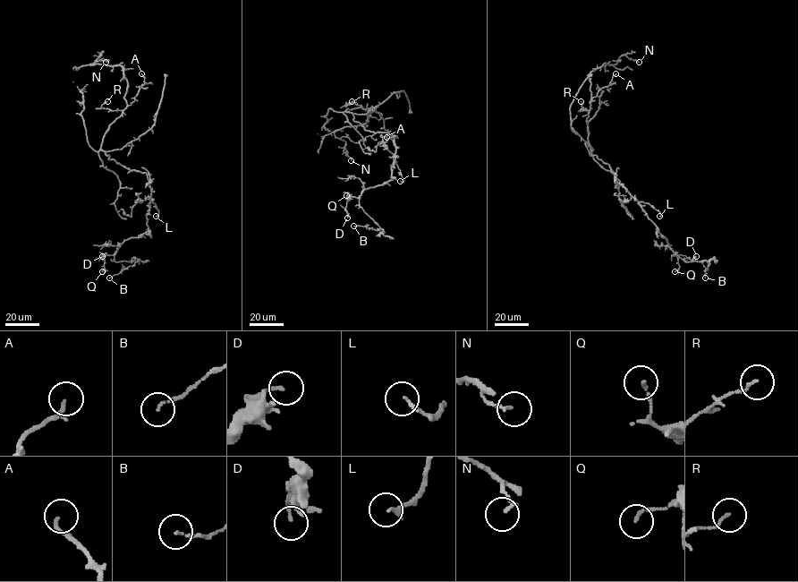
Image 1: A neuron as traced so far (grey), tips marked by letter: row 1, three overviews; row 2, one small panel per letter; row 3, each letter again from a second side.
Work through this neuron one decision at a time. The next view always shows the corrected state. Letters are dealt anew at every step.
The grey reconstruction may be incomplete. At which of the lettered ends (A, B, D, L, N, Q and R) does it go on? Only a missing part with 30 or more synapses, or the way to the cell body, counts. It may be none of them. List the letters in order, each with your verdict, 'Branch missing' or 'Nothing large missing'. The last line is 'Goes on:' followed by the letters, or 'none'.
A: Nothing large missing
B: Nothing large missing
D: Nothing large missing
L: Nothing large missing
N: Nothing large missing
Q: Nothing large missing
R: Nothing large missing
Goes on: none

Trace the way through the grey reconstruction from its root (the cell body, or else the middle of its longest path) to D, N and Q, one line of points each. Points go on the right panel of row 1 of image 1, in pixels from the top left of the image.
D: (610, 167), (615, 180), (639, 202), (675, 255), (691, 260), (696, 256)
N: (610, 167), (591, 155), (588, 140), (589, 75), (603, 65), (615, 64), (622, 55), (639, 62)
Q: (610, 167), (615, 180), (639, 202), (676, 255), (679, 268), (674, 271)

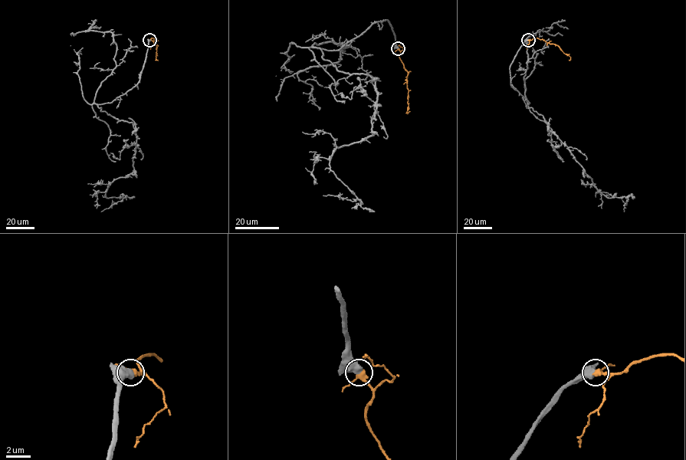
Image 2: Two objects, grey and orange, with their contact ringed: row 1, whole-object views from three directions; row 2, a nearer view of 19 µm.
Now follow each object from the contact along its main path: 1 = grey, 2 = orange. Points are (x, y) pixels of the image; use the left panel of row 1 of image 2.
1: (150, 40), (139, 81), (98, 105), (131, 122), (136, 138), (134, 170), (105, 194), (123, 198), (101, 211)
2: (150, 40), (152, 38), (156, 40), (158, 60)

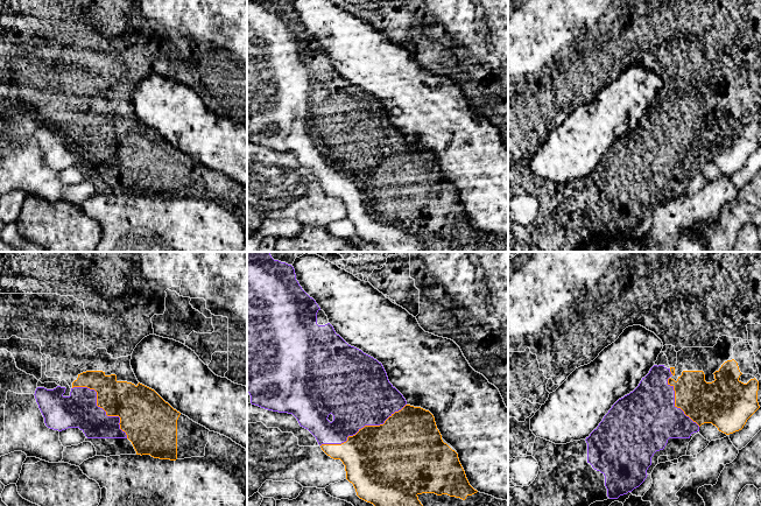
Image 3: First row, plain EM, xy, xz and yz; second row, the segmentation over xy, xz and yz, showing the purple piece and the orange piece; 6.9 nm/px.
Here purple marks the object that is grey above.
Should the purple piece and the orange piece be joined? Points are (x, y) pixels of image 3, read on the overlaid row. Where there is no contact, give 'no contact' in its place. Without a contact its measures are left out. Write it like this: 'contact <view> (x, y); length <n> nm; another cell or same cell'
contact xz (363, 427); length 650 nm; same cell

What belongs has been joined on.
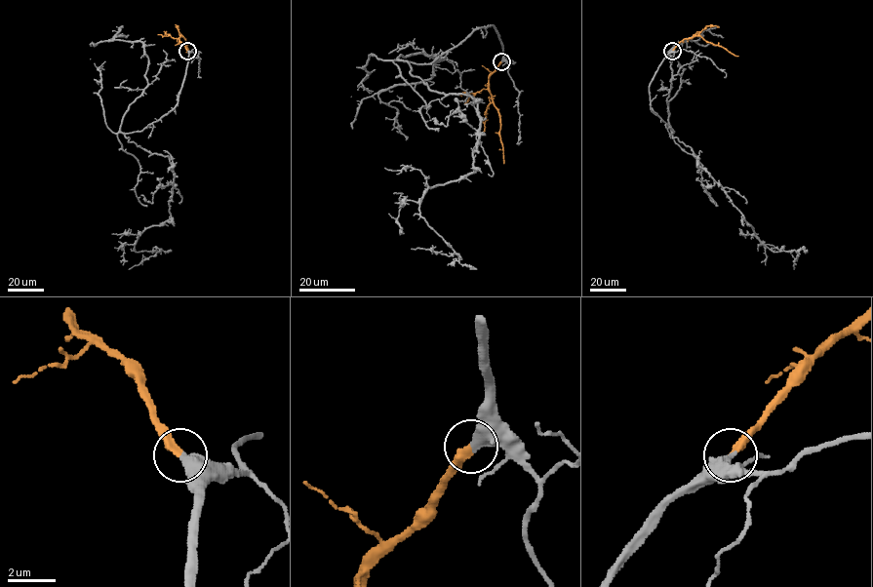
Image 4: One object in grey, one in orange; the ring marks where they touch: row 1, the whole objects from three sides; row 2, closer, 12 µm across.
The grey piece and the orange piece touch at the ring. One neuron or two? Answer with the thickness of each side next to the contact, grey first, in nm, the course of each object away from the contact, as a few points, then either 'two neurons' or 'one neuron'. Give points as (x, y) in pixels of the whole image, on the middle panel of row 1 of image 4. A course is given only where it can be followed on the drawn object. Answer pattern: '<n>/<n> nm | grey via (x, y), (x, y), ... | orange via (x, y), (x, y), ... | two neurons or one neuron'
440/320 nm | grey via (501, 61), (492, 25), (405, 61), (480, 120), (475, 171), (419, 207), (455, 252), (411, 249) | orange via (501, 61), (490, 76), (489, 91), (500, 117), (503, 164) | one neuron

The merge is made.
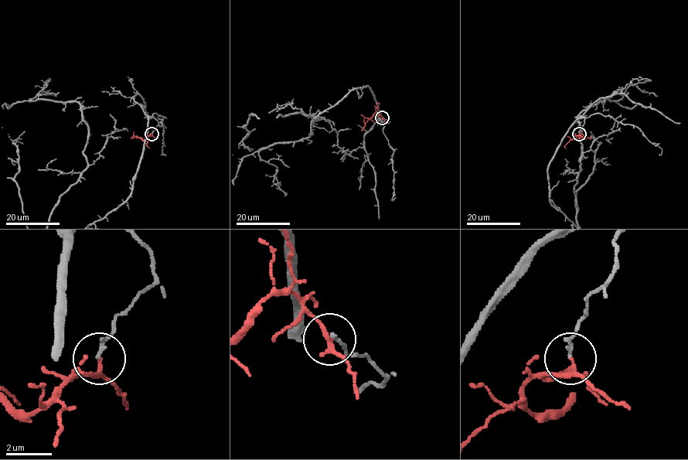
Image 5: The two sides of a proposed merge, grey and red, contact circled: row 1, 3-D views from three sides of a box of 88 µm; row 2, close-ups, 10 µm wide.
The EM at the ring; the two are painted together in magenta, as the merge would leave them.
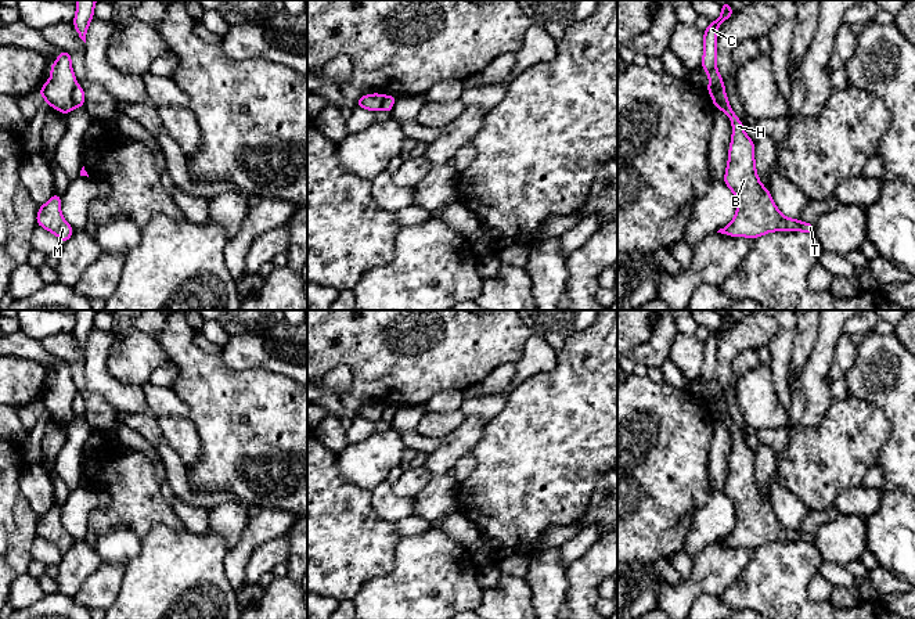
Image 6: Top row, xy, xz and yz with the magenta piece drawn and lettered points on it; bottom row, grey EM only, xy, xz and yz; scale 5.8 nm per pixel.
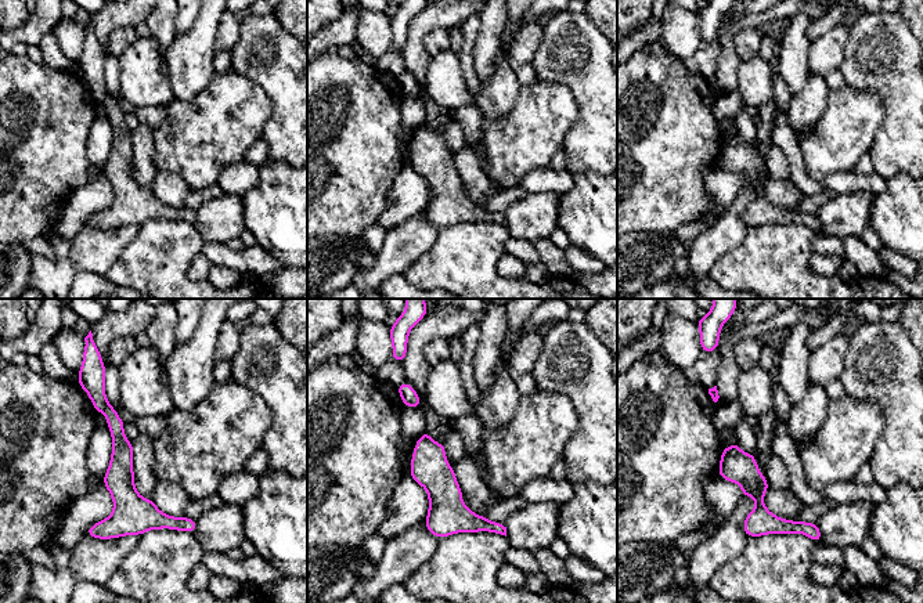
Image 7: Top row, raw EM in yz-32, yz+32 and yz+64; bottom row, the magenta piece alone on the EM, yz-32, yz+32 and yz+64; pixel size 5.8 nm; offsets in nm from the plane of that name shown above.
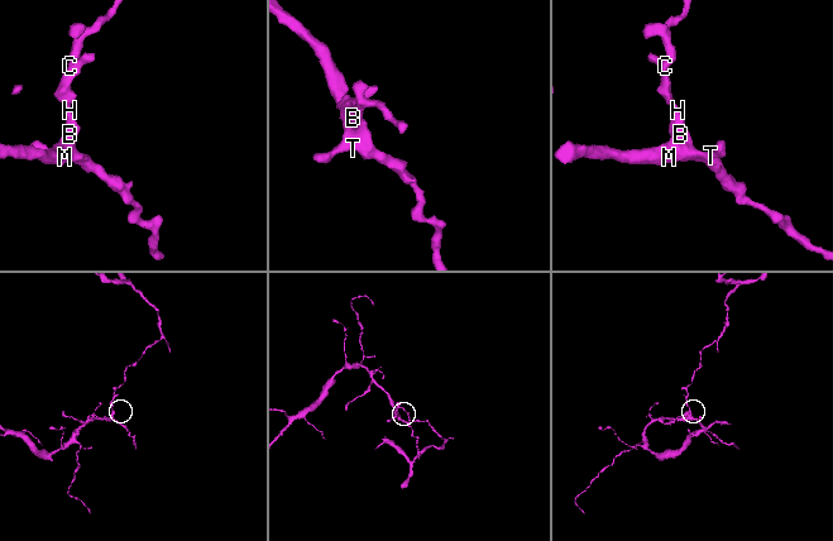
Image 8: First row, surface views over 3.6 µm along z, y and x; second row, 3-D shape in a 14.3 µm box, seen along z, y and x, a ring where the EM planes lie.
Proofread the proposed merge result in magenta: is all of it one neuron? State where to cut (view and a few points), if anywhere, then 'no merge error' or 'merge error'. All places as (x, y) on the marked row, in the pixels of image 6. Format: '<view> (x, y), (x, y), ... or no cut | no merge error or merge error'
yz (723, 86), (713, 90), (720, 108) | merge error

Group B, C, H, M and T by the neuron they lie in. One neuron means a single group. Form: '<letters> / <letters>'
B H M T / C

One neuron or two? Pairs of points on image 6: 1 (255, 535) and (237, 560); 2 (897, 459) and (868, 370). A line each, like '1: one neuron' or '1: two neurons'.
1: one neuron
2: one neuron

